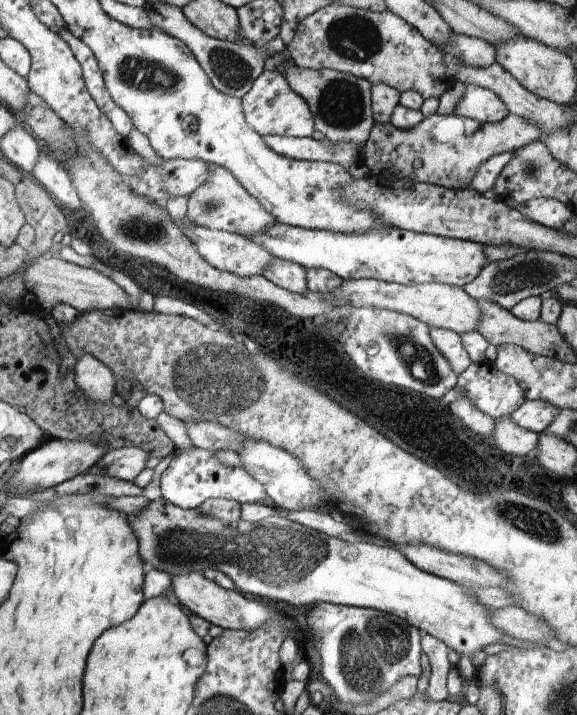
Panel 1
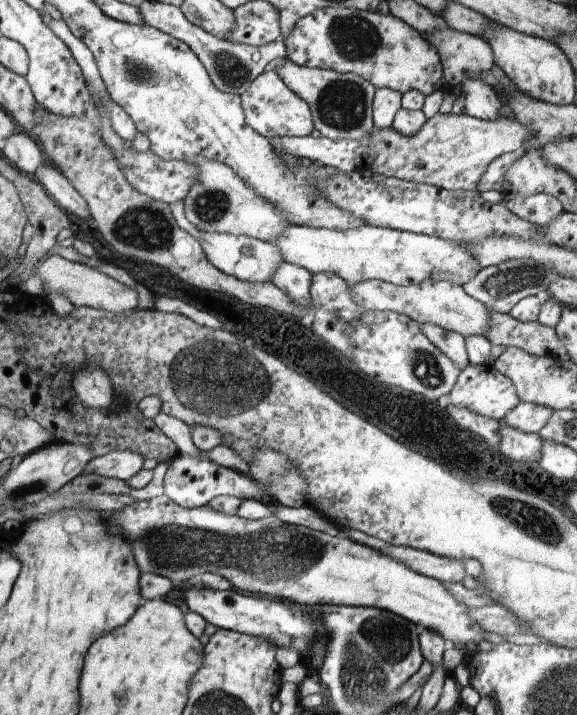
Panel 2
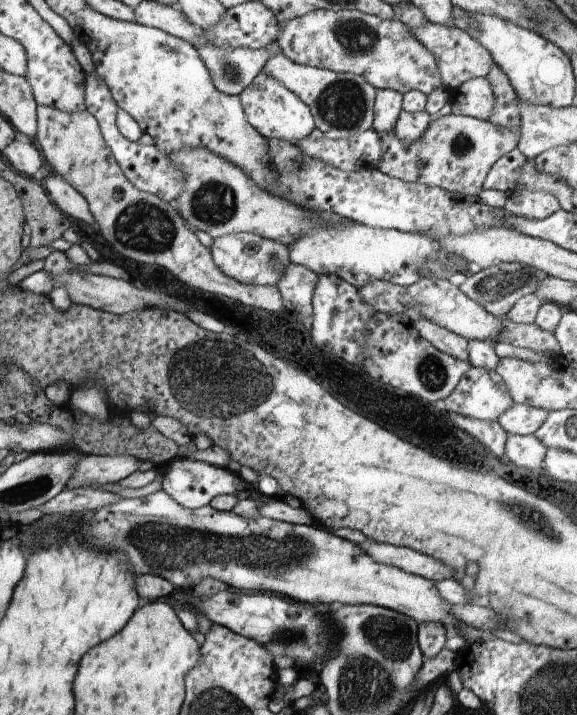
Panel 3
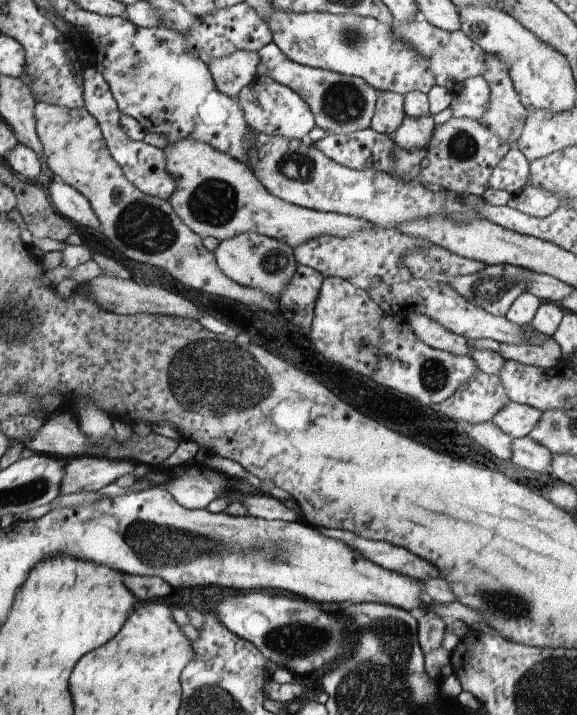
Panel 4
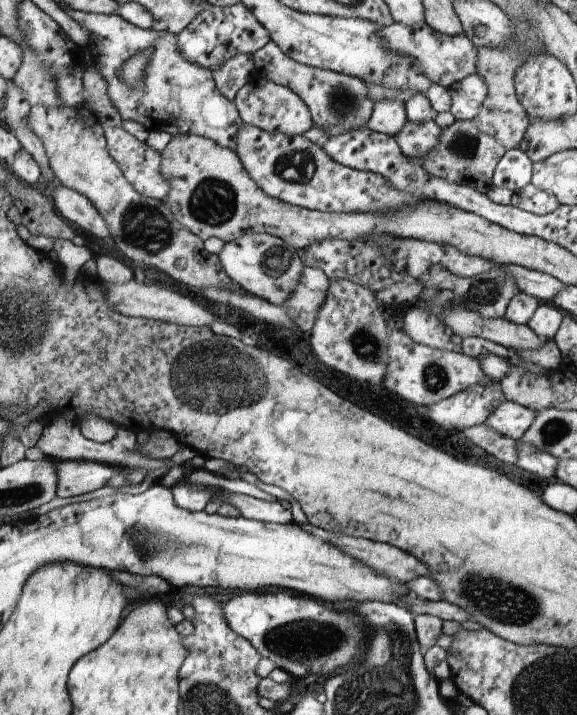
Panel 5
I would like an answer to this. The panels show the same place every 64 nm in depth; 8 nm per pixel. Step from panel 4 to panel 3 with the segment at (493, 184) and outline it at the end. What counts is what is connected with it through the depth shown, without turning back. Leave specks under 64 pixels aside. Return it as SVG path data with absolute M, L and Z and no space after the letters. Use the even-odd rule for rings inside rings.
M514 150L512 152L510 152L508 155L504 155L502 158L500 158L500 160L497 160L494 163L494 166L492 166L492 168L490 168L490 170L488 171L488 174L486 175L484 184L483 184L483 188L484 189L494 189L497 191L502 191L505 194L513 194L513 191L515 190L515 188L513 187L513 178L516 178L516 183L517 183L517 176L519 175L521 166L526 162L526 160L528 160L524 155L519 154L517 152L517 150Z

